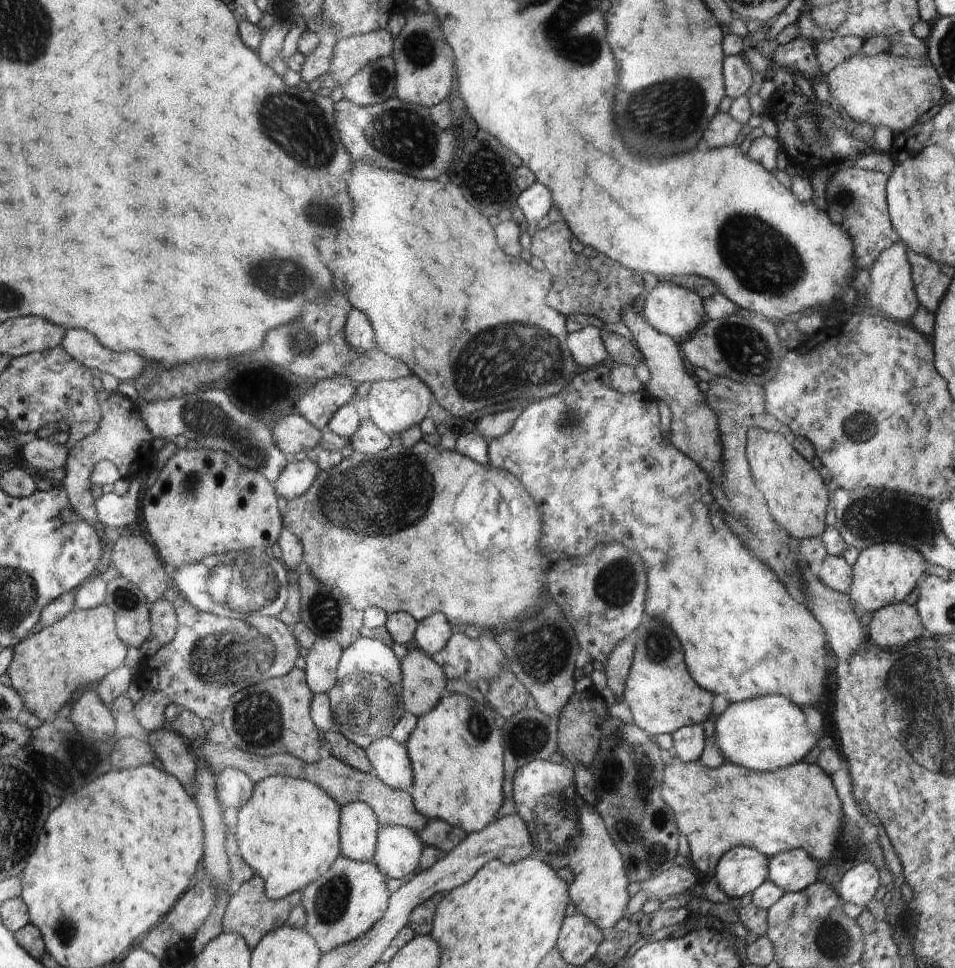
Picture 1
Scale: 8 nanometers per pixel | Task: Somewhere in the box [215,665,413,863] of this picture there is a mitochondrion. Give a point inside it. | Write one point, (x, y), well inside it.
(257, 720)

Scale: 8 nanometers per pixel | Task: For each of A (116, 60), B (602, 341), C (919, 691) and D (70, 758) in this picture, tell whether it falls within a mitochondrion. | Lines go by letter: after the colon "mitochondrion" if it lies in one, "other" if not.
A: other
B: other
C: mitochondrion
D: mitochondrion

